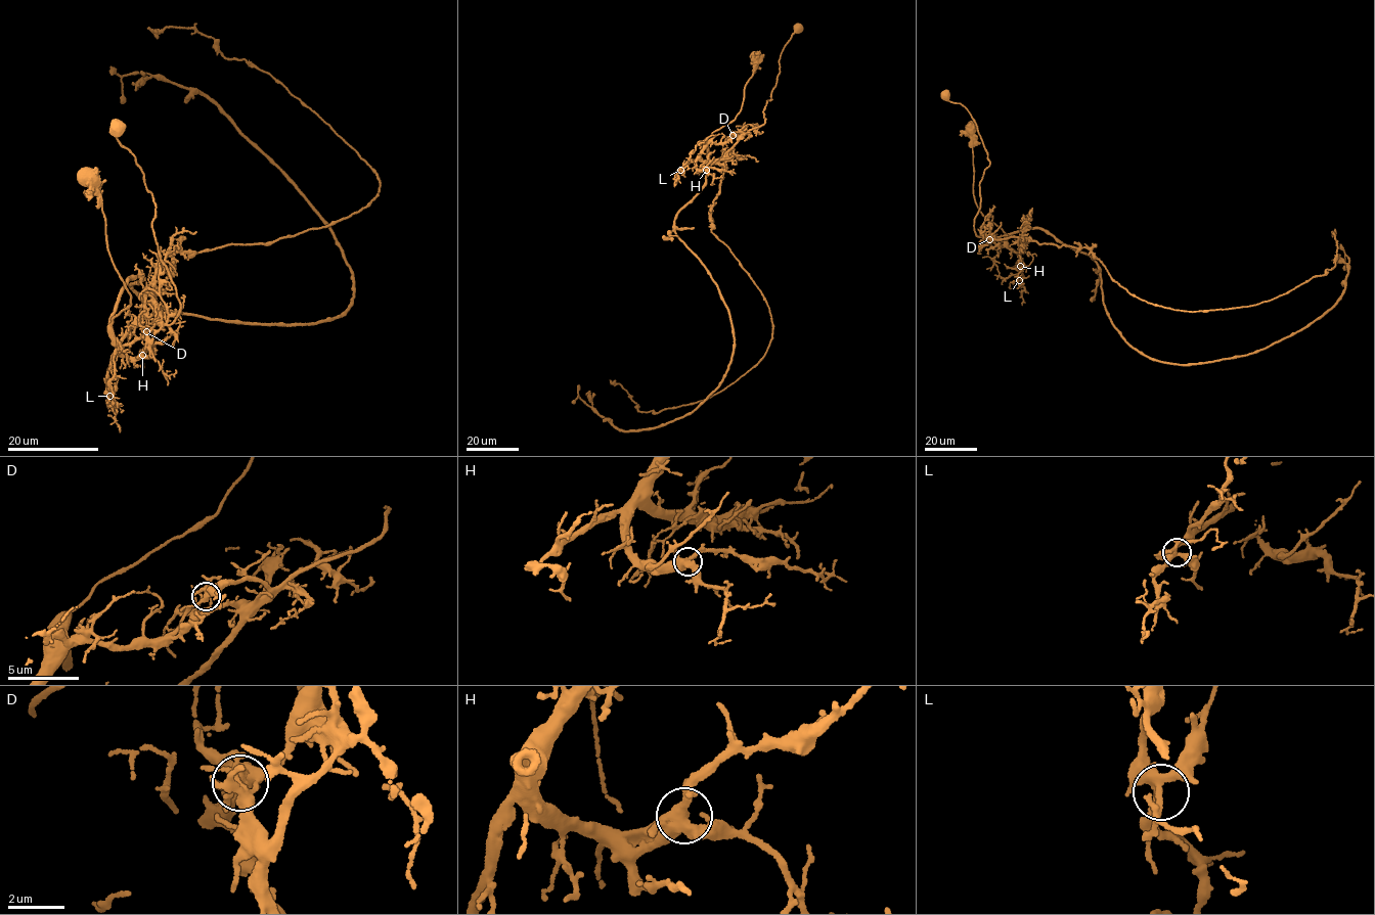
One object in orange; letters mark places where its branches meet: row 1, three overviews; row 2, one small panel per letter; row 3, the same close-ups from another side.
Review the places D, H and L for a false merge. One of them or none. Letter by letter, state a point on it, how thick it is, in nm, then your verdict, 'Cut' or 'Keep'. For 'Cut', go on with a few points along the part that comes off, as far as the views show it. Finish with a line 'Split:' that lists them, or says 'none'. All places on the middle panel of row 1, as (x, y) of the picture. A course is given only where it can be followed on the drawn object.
D: Place: (733, 135). Thickness 240 nm. Cut. Course of the part to remove: (733, 135), (743, 133), (709, 217), (769, 309), (765, 355), (718, 393), (657, 412), (610, 380)
H: Place: (706, 170). Thickness 440 nm. Keep
L: Place: (680, 170). Thickness 240 nm. Keep
Split: D

